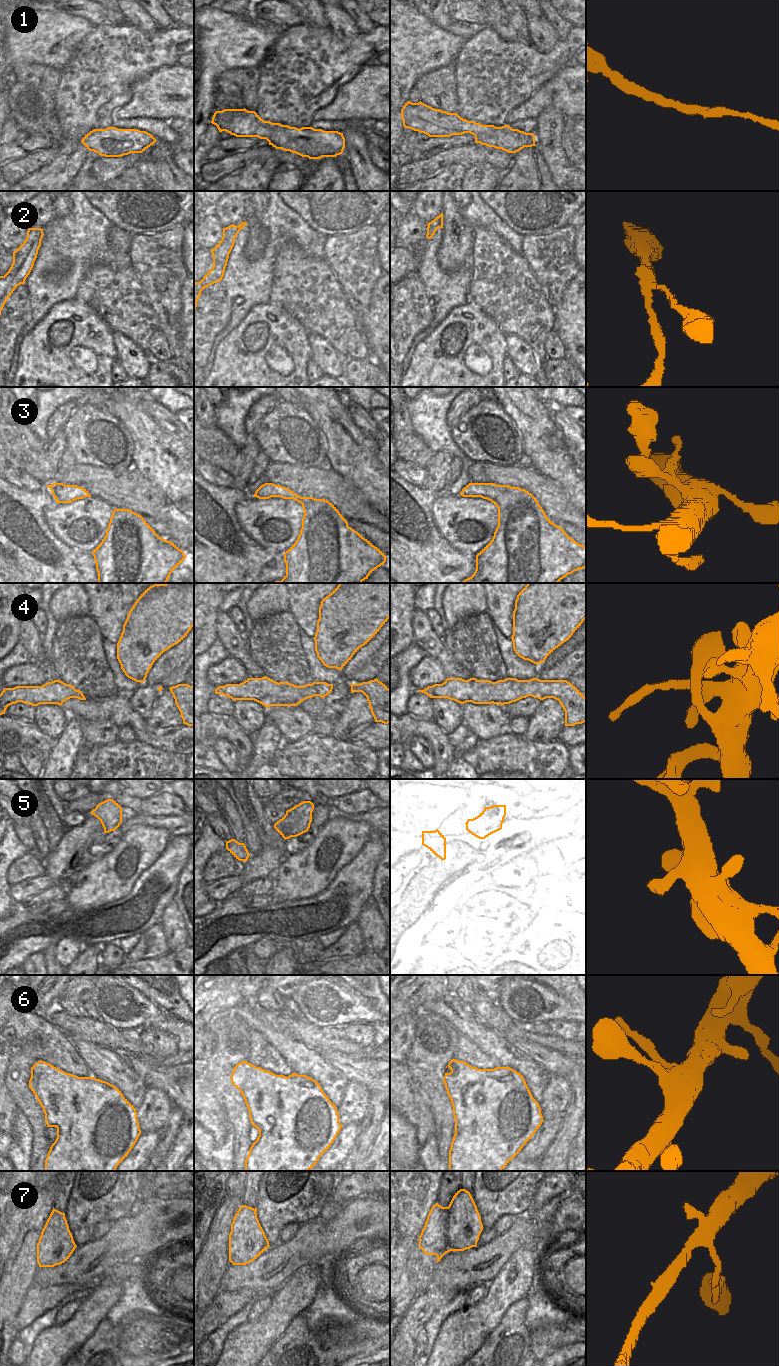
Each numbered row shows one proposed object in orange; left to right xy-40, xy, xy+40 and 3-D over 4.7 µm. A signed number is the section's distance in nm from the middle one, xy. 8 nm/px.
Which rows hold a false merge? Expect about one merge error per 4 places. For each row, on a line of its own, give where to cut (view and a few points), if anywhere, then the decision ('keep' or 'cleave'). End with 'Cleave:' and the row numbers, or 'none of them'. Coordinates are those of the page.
1: no cut; keep
2: no cut; keep
3: no cut; keep
4: cut in xy+40 along (476, 679), (471, 685), (472, 689), (470, 691), (492, 702); cleave
5: no cut; keep
6: no cut; keep
7: no cut; keep
Cleave: 4

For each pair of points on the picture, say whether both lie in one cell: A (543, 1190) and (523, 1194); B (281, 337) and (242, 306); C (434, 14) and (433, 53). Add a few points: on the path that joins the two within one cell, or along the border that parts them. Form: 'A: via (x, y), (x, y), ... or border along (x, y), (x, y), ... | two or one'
A: border along (539, 1181), (533, 1201), (525, 1212) | two
B: border along (268, 301), (256, 304), (233, 329) | two
C: border along (416, 10), (442, 28), (455, 34) | two

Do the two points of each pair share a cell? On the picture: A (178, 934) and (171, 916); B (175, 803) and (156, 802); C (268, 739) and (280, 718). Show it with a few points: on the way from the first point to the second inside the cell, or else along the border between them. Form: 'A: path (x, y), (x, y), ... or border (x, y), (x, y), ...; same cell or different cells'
A: path (175, 930), (171, 920); same cell
B: path (170, 803), (161, 803); same cell
C: border (267, 719), (278, 729), (283, 741); different cells

